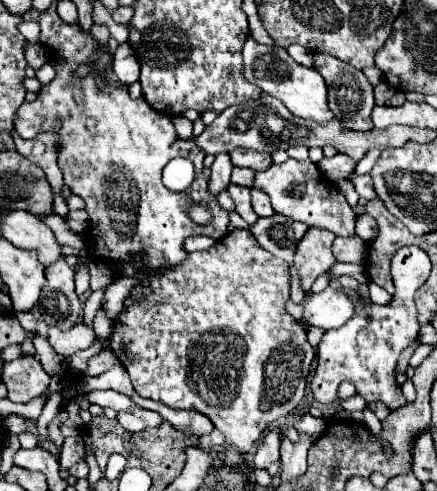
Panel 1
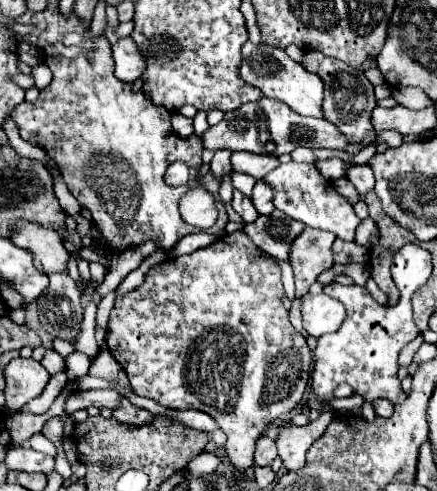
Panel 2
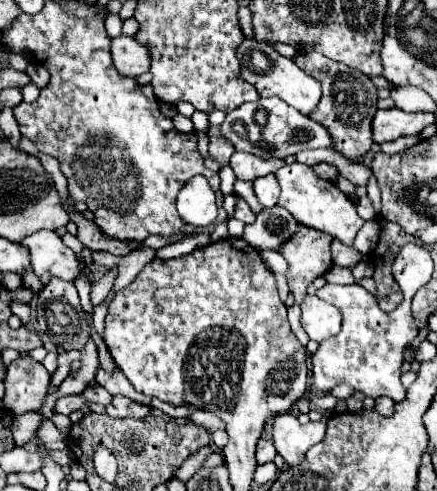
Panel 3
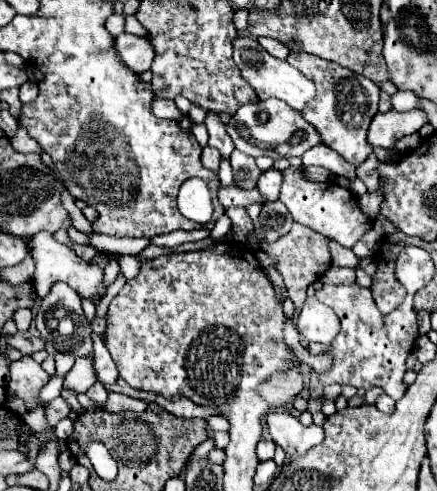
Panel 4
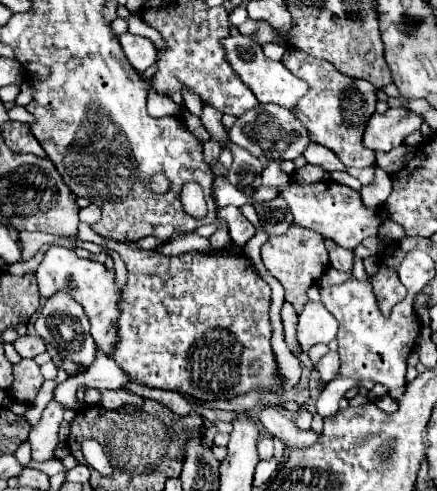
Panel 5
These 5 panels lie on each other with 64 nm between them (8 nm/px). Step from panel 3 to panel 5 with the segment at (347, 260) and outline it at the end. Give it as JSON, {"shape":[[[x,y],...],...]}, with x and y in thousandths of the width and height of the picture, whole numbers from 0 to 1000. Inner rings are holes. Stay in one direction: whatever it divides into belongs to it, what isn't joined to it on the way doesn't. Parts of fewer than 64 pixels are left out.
{"shape":[[[741,489],[741,497],[746,497],[746,509],[755,513],[755,542],[778,550],[778,554],[805,554],[810,513],[796,513],[792,505],[778,505],[760,489]]]}

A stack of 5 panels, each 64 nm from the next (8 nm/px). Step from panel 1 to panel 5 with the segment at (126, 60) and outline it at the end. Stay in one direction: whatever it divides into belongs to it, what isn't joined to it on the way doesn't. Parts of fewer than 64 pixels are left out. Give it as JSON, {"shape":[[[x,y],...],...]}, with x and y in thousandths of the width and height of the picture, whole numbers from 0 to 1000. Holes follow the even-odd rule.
{"shape":[[[297,65],[275,73],[275,90],[279,102],[293,118],[293,126],[325,151],[339,134],[348,134],[357,126],[357,98],[339,77],[325,73],[307,73]]]}

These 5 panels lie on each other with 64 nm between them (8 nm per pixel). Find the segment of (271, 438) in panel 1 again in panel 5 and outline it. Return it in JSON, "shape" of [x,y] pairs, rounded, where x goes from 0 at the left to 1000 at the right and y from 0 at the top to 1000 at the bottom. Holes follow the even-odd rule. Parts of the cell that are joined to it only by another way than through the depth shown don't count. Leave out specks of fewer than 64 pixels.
{"shape":[[[600,888],[600,892],[590,896],[590,925],[595,925],[600,937],[613,937],[613,933],[627,929],[627,916],[622,916],[622,892]]]}

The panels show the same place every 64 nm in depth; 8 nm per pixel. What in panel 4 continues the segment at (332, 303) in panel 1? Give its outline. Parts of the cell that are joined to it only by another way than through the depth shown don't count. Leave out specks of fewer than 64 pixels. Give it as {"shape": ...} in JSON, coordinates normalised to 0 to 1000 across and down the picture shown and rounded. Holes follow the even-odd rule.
{"shape":[[[700,607],[696,627],[682,644],[682,676],[705,697],[755,701],[778,676],[778,652],[760,627],[741,623],[723,607]]]}

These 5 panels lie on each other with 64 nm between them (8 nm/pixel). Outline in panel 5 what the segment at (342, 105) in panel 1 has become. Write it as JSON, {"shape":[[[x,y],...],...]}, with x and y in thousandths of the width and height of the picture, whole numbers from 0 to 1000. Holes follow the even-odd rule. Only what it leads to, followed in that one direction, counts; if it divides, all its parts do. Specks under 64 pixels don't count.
{"shape":[[[659,98],[650,106],[645,130],[673,155],[686,155],[691,163],[700,163],[709,175],[705,191],[691,204],[682,204],[677,220],[668,220],[673,236],[705,261],[709,285],[732,297],[755,301],[792,342],[851,338],[860,330],[860,318],[856,318],[856,310],[842,310],[828,297],[824,277],[833,269],[833,253],[842,248],[842,236],[856,232],[860,179],[851,171],[842,171],[842,163],[805,163],[801,155],[787,155],[783,147],[773,147],[746,122],[705,114],[677,98]]]}

